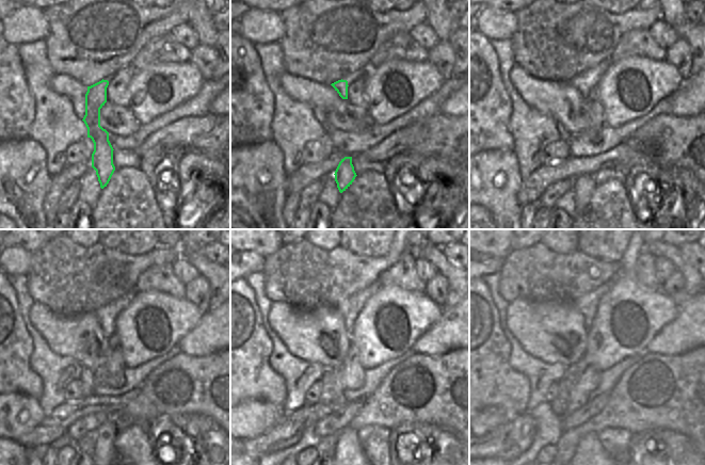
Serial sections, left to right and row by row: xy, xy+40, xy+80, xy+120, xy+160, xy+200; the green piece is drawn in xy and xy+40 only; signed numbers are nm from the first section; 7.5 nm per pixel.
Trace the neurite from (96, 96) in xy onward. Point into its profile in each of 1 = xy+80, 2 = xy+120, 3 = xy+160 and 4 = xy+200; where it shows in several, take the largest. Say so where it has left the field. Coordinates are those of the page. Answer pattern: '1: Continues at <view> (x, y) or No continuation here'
1: Continues at xy+80 (583, 187)
2: Continues at xy+120 (107, 432)
3: Continues at xy+160 (349, 446)
4: Continues at xy+200 (589, 446).

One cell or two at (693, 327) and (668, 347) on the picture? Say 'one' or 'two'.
one

